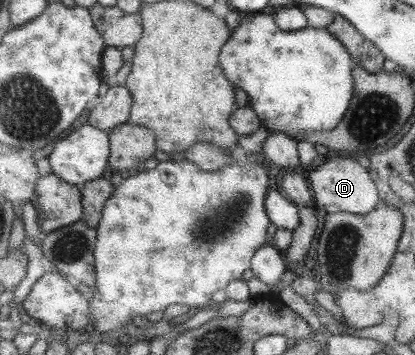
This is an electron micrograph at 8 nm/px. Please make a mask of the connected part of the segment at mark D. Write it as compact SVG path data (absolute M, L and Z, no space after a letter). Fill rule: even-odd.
M335 159L335 161L320 161L310 170L308 175L314 199L318 205L329 209L344 211L354 214L368 214L375 211L382 202L380 190L370 174L369 168L353 159Z

